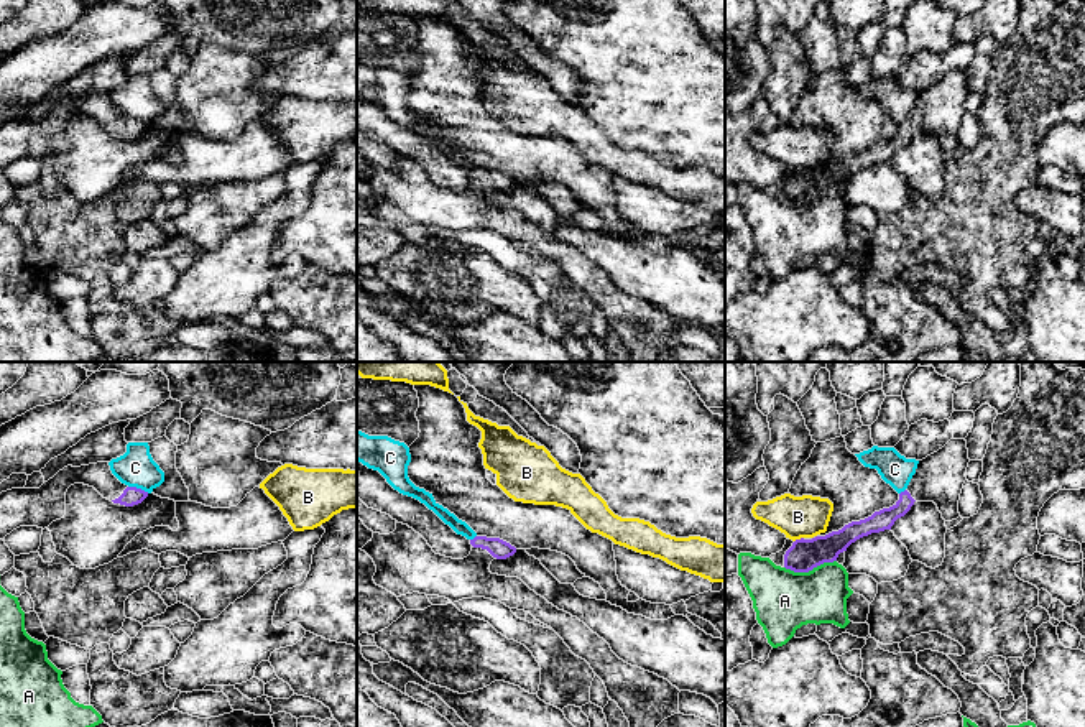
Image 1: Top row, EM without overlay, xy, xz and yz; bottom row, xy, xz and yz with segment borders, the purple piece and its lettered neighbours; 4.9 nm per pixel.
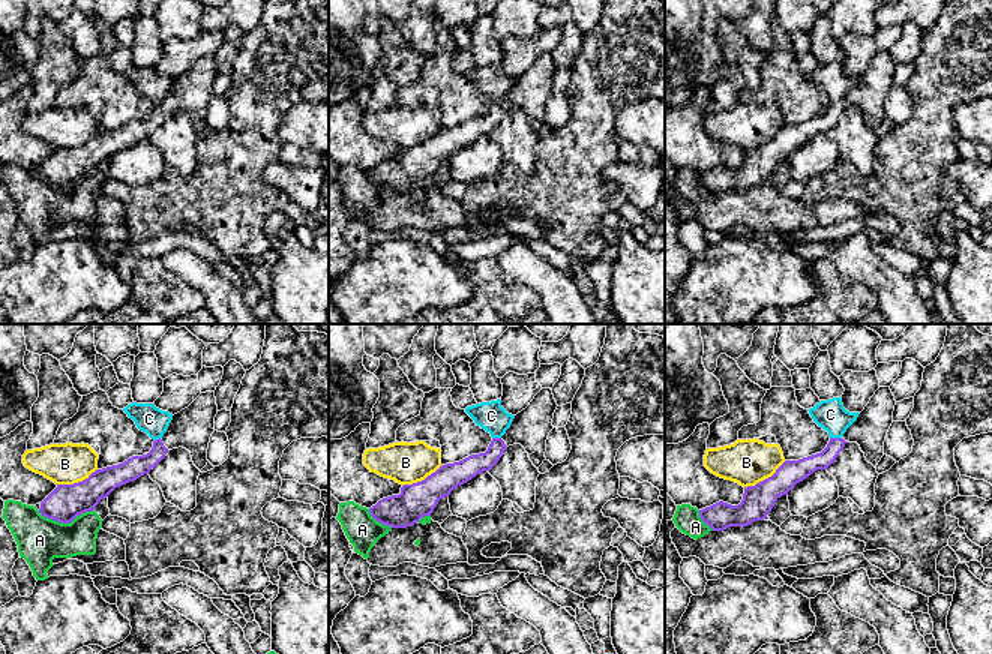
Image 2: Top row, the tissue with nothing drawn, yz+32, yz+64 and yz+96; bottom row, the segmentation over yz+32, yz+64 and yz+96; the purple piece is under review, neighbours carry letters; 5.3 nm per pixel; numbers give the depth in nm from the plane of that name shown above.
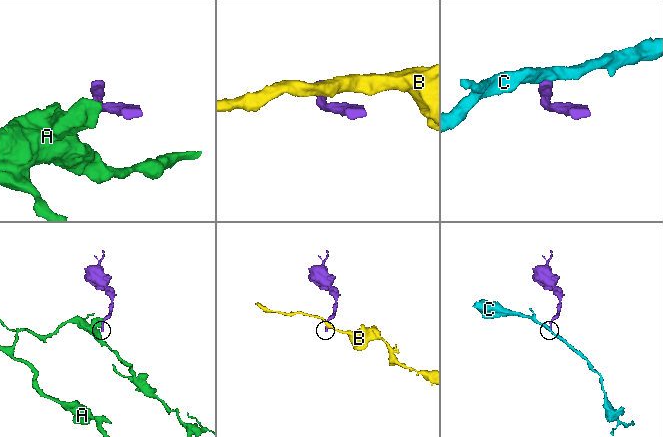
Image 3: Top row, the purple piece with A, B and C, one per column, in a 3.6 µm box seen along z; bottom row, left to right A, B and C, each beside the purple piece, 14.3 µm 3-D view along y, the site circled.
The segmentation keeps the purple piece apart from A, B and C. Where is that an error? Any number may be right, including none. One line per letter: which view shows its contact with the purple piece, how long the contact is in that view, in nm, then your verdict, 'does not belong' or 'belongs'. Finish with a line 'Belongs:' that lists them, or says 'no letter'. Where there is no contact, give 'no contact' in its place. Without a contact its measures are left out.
A: meets purple in yz; contact 260 nm long; does not belong
B: meets purple in yz; contact 50 nm long; does not belong
C: meets purple in xy; contact 110 nm long; does not belong
Belongs: no letter

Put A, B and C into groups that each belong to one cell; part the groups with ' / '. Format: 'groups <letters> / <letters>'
groups A / B / C

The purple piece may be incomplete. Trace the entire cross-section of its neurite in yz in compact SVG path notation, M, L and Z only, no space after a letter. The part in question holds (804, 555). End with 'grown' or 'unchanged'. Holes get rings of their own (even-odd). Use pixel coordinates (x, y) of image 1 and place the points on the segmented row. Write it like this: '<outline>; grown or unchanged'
M950 439L942 449L919 461L907 489L899 493L893 507L852 521L825 536L796 539L784 554L784 567L809 572L824 563L833 563L856 539L891 530L894 521L904 516L916 502L934 502L945 521L957 520L968 462L967 441Z; grown

